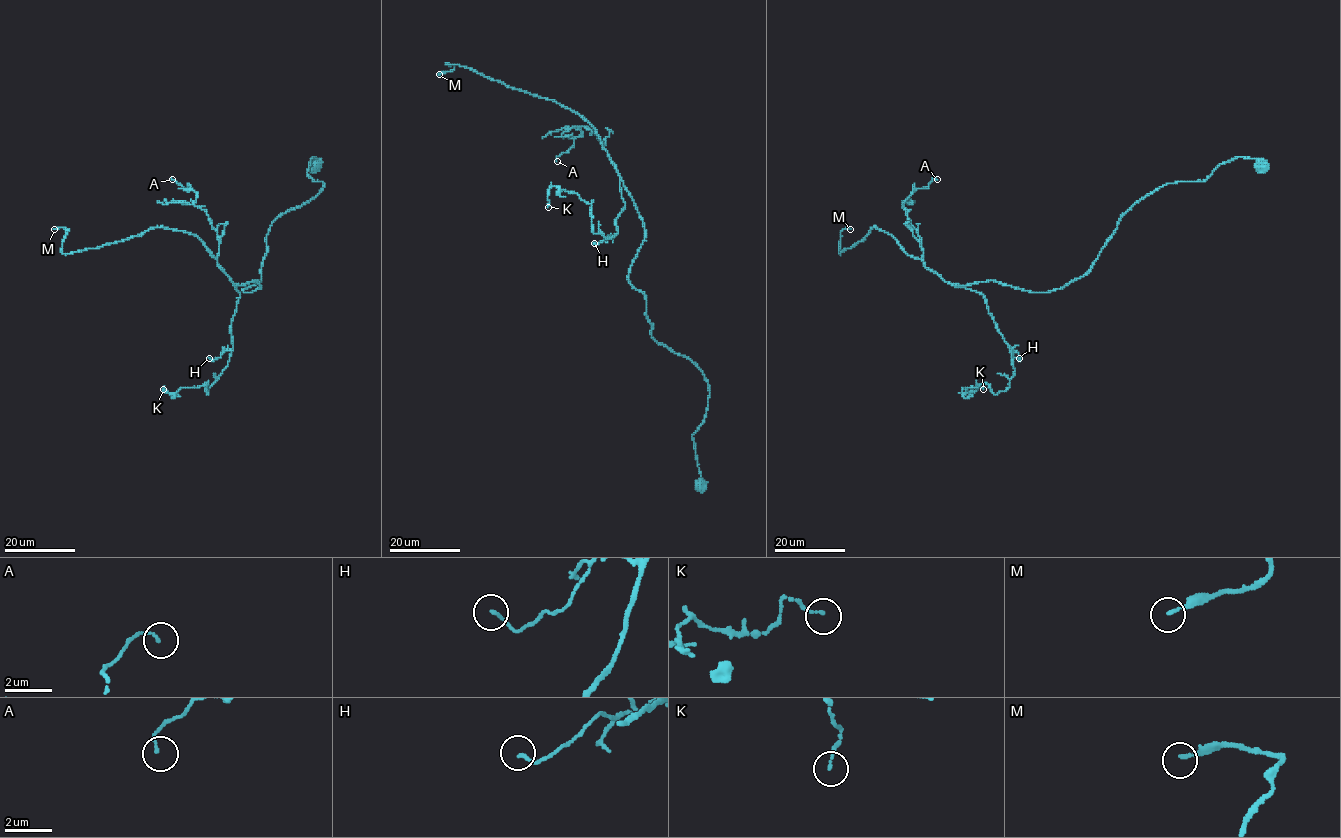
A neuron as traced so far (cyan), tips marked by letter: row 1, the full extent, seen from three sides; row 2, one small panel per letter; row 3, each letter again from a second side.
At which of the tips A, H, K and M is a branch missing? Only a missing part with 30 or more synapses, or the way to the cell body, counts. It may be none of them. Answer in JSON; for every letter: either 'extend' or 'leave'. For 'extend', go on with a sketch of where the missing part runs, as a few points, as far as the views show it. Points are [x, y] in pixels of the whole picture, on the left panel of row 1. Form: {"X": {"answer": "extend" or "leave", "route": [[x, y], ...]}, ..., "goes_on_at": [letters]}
{"A": {"answer": "leave"}, "H": {"answer": "leave"}, "K": {"answer": "leave"}, "M": {"answer": "extend"}, "goes_on_at": ["M"]}

